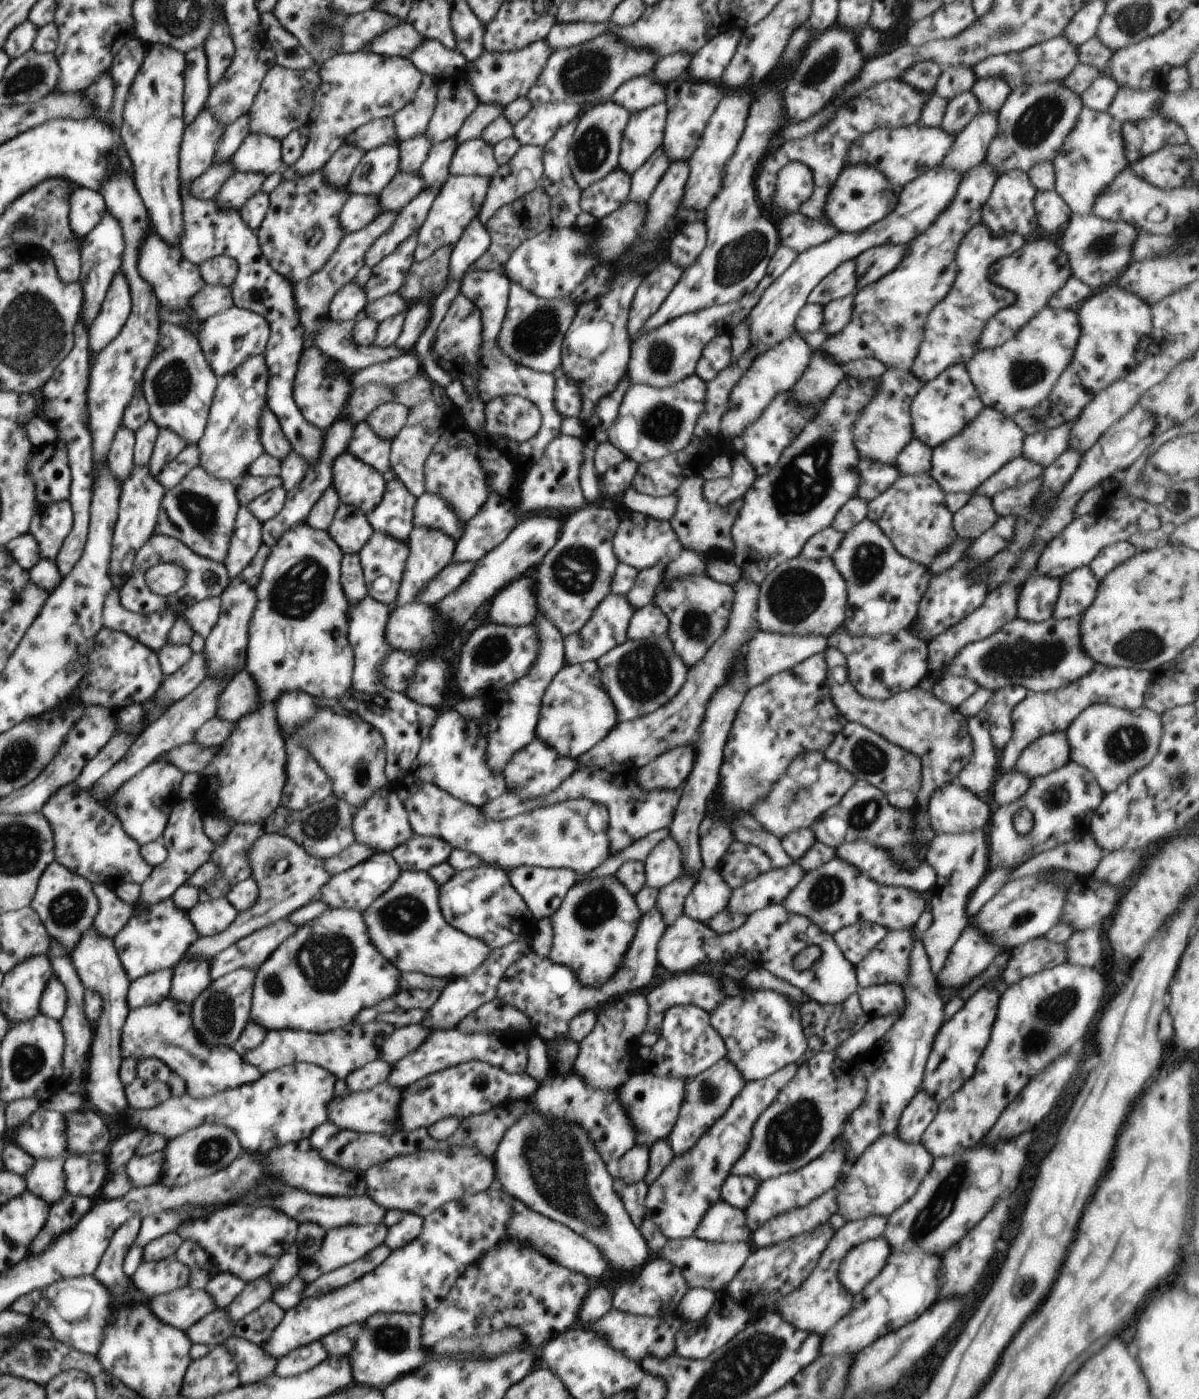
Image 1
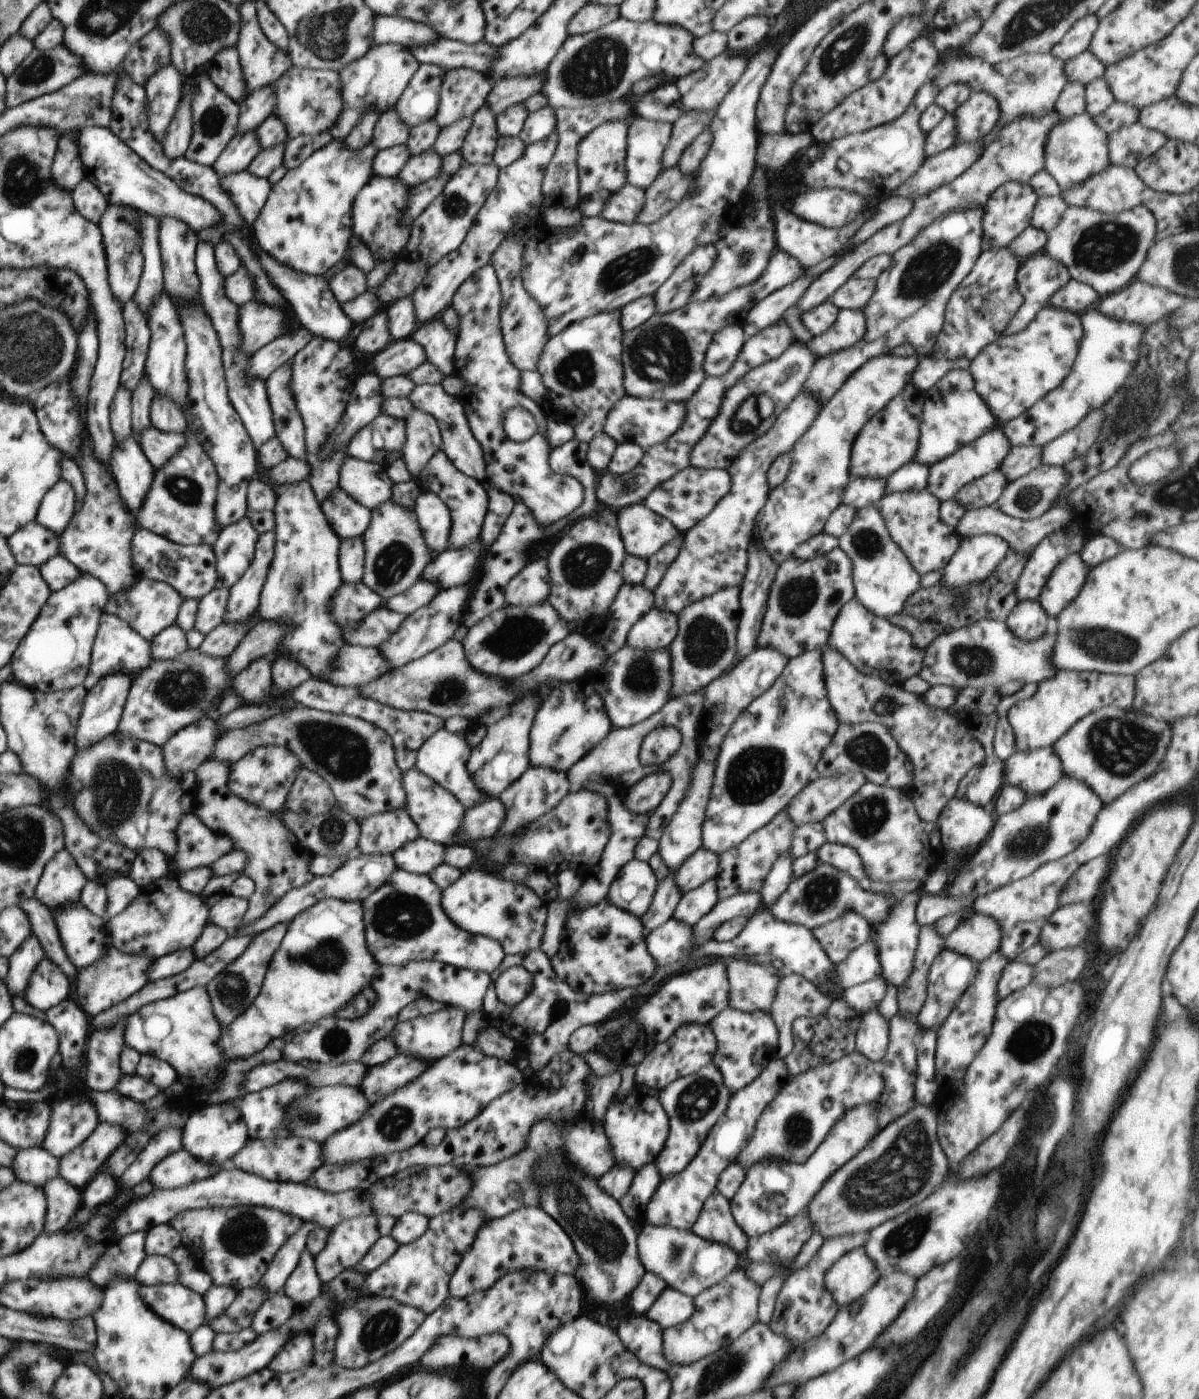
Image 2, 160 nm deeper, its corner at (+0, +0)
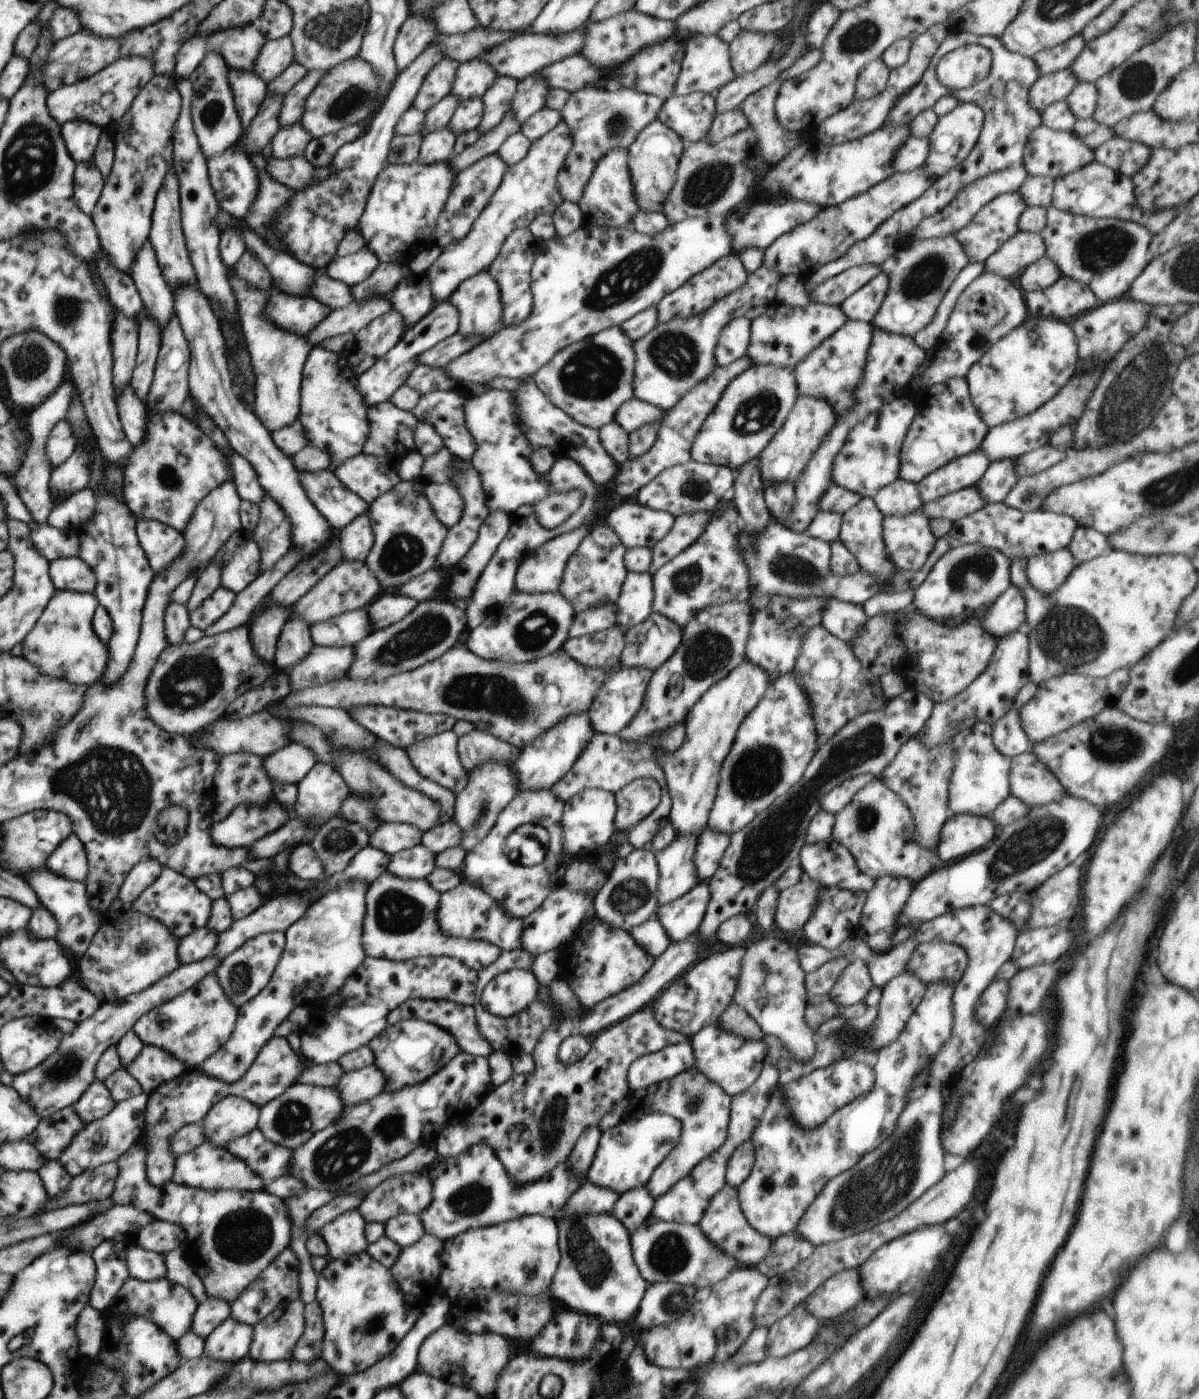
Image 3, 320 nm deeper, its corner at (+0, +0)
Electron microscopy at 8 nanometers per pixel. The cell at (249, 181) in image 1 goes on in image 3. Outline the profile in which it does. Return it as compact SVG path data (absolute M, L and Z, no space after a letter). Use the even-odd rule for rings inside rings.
M298 120L291 125L280 127L271 140L271 152L274 159L302 157L311 134Z

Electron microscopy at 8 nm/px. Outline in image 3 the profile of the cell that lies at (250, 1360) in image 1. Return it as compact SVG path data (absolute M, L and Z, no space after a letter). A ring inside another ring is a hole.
M230 1316L205 1338L203 1354L215 1361L217 1358L232 1363L241 1361L249 1356L253 1332L253 1327Z

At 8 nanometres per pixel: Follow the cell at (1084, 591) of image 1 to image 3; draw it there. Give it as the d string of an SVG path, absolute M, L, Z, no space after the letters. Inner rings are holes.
M1063 548L1027 560L1027 577L1036 590L1050 594L1056 590L1076 566L1072 553Z

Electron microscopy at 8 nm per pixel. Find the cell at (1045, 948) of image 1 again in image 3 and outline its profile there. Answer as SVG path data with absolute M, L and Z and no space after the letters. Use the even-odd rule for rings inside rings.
M1007 982L990 983L978 998L975 1006L975 1018L986 1029L992 1027L1004 1012L1009 991Z

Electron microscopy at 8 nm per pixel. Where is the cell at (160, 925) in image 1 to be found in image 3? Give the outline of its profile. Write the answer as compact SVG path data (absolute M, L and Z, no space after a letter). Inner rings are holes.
M162 867L160 876L146 890L143 890L130 906L135 911L162 921L180 938L206 925L211 917L212 907L213 900L196 886L193 879L174 869L168 870L166 867Z

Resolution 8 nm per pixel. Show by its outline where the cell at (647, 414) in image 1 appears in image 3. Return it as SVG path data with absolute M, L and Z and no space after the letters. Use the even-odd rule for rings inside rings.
M632 397L622 404L622 406L618 407L615 414L615 421L624 430L631 433L638 427L648 424L650 421L662 422L665 412L647 402L638 400L636 397Z

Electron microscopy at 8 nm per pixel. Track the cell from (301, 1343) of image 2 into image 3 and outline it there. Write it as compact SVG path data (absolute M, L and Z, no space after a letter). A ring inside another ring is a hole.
M296 1298L255 1324L249 1356L262 1362L290 1358L294 1342L298 1342L304 1332L304 1311L305 1304Z

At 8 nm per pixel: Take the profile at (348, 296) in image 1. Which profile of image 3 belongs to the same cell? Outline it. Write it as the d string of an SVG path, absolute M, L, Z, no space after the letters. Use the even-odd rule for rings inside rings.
M365 244L355 253L343 257L336 256L334 262L328 264L328 274L336 280L345 282L351 288L366 280L379 264L377 254Z

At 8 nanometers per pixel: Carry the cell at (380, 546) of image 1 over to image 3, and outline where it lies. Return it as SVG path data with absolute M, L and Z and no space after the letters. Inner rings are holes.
M419 479L396 483L369 504L368 512L374 542L366 562L375 579L380 581L383 592L397 590L411 578L436 568L448 528L434 512Z

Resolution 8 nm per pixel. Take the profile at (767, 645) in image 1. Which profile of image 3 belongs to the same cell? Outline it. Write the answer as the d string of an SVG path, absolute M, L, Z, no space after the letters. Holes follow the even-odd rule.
M745 660L739 664L725 679L712 685L698 700L688 713L684 722L685 737L682 746L673 753L666 753L663 749L652 749L647 757L654 758L654 762L662 768L665 773L665 780L671 796L671 813L669 821L673 824L676 837L678 835L693 834L698 836L707 827L709 814L714 804L717 788L719 785L720 769L726 756L734 744L736 733L742 721L749 712L760 702L768 688L769 676L760 667Z

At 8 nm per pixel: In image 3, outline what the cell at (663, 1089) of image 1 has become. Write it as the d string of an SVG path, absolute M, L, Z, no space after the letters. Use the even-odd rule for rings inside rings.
M660 1113L648 1114L630 1124L621 1120L616 1127L602 1134L594 1164L588 1172L588 1180L596 1186L612 1188L614 1192L618 1192L618 1196L632 1189L645 1187L654 1169L679 1143L682 1129L682 1123L677 1118Z

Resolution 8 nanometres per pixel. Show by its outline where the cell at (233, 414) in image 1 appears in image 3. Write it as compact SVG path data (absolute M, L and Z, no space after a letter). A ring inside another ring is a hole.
M389 296L352 301L345 307L332 310L332 314L308 338L312 344L318 344L337 334L356 334L359 330L366 328L375 318L390 311L394 311L394 308Z

